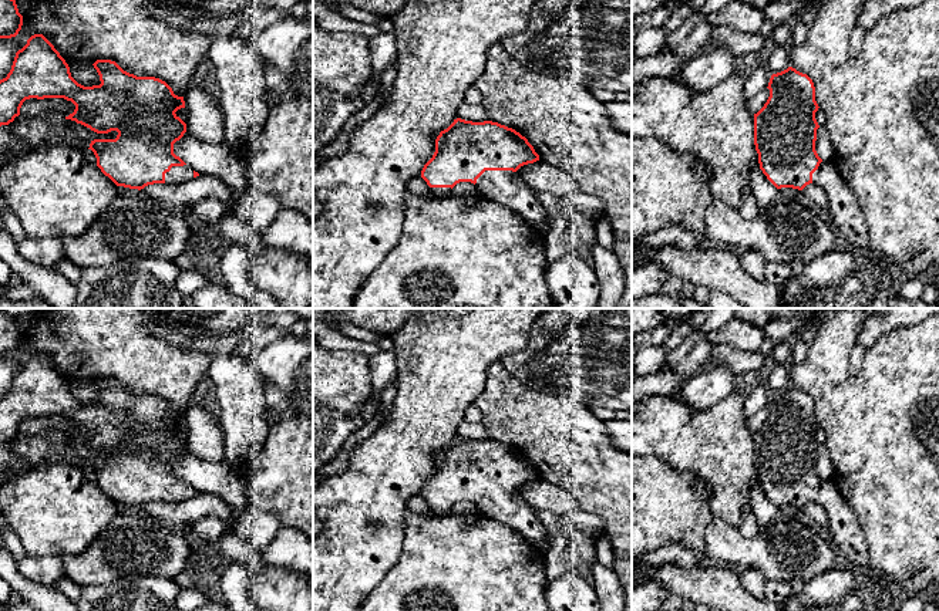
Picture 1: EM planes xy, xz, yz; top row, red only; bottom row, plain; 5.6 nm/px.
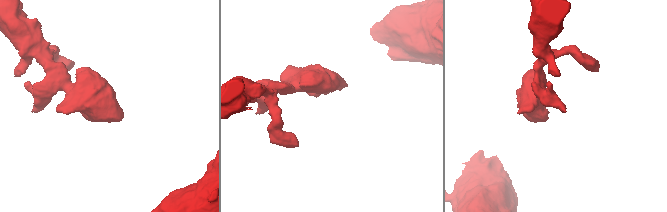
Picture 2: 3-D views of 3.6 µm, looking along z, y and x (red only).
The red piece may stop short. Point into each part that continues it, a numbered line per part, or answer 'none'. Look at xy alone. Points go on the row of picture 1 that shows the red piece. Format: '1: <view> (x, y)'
1: xy (177, 175)

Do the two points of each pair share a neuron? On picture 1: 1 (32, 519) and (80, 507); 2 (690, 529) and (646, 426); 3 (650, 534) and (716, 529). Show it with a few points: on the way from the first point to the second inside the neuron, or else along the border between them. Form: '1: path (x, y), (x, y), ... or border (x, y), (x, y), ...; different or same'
1: path (43, 510), (69, 510); same
2: border (646, 455), (655, 455), (675, 468), (692, 473); different
3: border (714, 515), (704, 532), (703, 559); different

